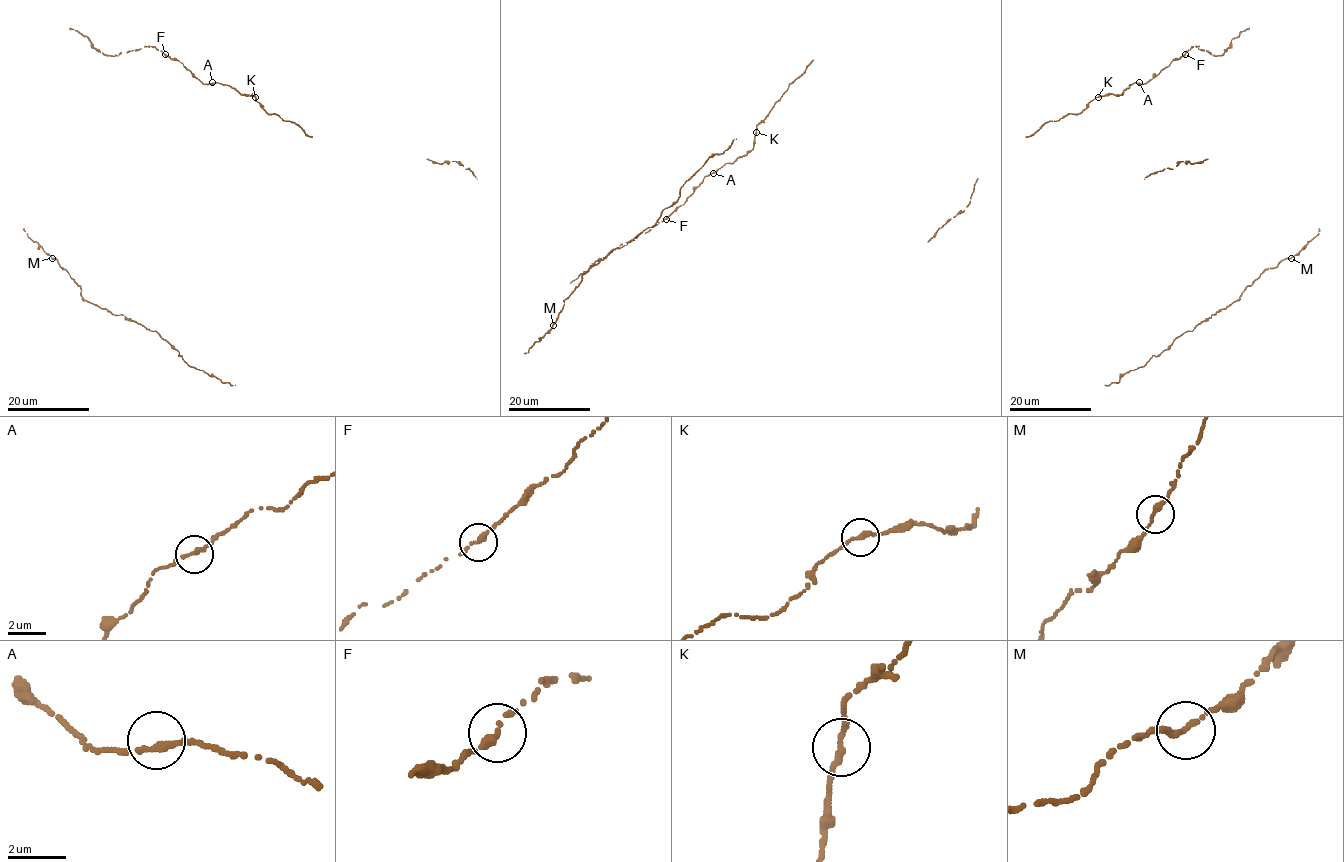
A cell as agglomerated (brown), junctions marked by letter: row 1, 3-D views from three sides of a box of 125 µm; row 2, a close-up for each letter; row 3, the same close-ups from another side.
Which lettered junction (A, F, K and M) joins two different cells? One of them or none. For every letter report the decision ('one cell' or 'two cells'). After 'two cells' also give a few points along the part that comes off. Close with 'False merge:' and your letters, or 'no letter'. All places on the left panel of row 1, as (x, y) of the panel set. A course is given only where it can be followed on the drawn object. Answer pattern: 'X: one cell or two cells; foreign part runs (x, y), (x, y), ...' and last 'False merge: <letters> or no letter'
A: one cell
F: one cell
K: one cell
M: one cell
False merge: no letter

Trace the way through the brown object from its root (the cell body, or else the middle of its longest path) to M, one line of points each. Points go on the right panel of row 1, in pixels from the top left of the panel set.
M: (1234, 302), (1264, 269), (1274, 268), (1282, 260), (1291, 258)

